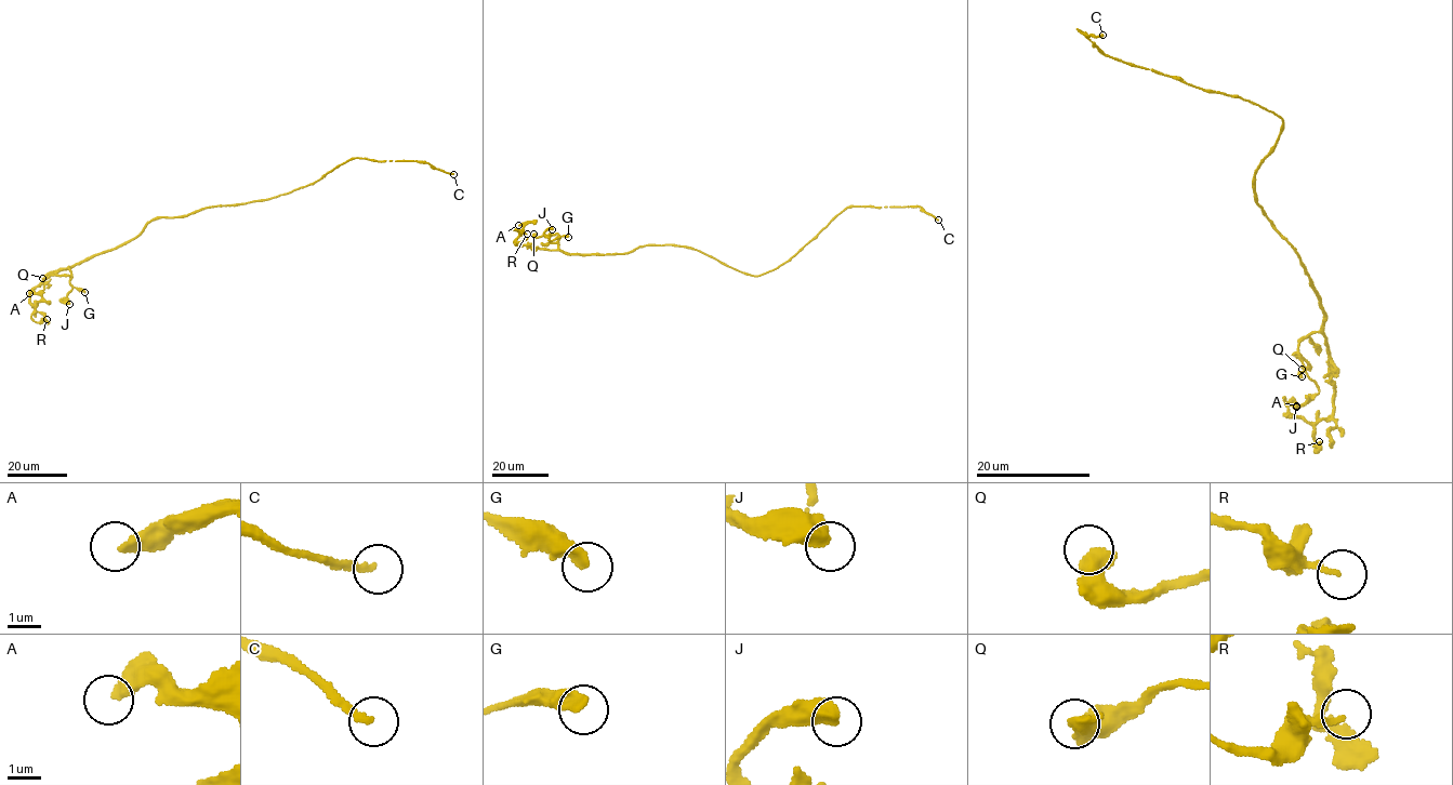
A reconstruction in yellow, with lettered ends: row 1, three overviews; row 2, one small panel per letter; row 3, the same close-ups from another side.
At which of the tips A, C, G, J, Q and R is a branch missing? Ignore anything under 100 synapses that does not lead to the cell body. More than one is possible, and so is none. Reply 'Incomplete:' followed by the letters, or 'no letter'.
Incomplete: C

